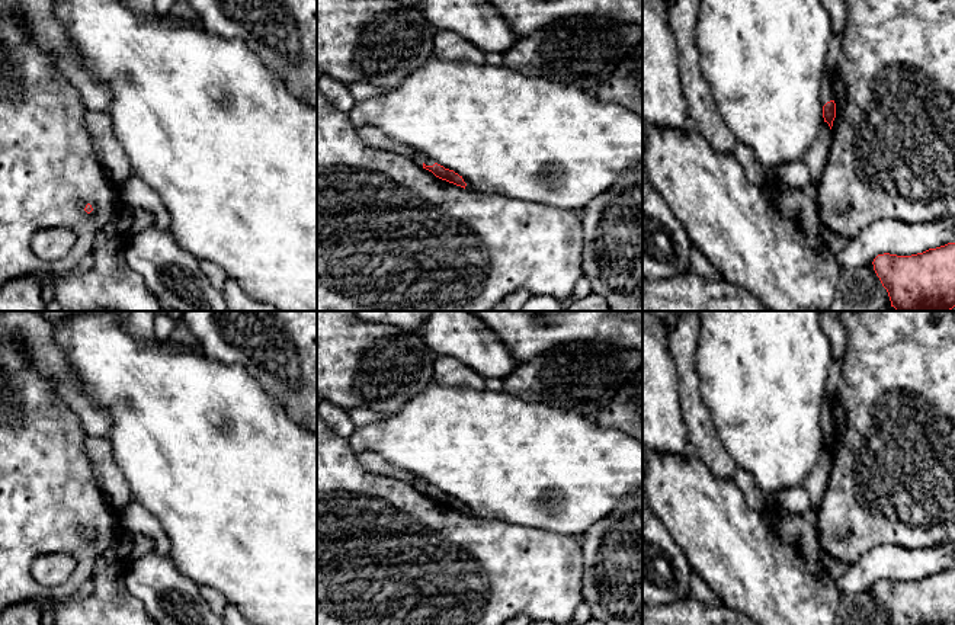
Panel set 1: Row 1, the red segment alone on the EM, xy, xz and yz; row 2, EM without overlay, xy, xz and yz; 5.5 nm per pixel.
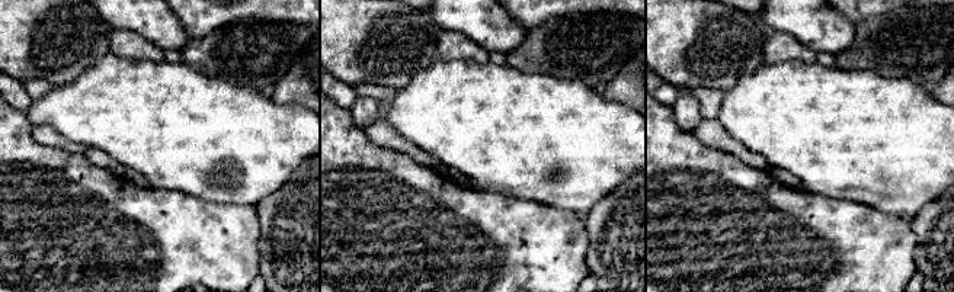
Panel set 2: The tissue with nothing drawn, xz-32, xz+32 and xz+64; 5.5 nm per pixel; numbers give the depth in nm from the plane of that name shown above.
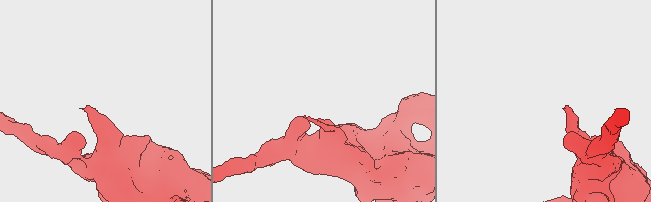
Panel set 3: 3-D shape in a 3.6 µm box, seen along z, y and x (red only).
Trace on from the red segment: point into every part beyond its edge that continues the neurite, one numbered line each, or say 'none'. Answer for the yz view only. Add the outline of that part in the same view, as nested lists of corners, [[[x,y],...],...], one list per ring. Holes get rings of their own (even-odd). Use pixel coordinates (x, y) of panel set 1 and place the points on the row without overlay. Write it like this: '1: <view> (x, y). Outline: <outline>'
1: yz (830, 323). Outline: [[[820,311],[820,328],[831,346],[831,362],[824,385],[820,417],[820,426],[824,432],[827,427],[833,426],[833,398],[840,379],[842,359],[846,347],[846,331],[842,324],[840,311]]]

